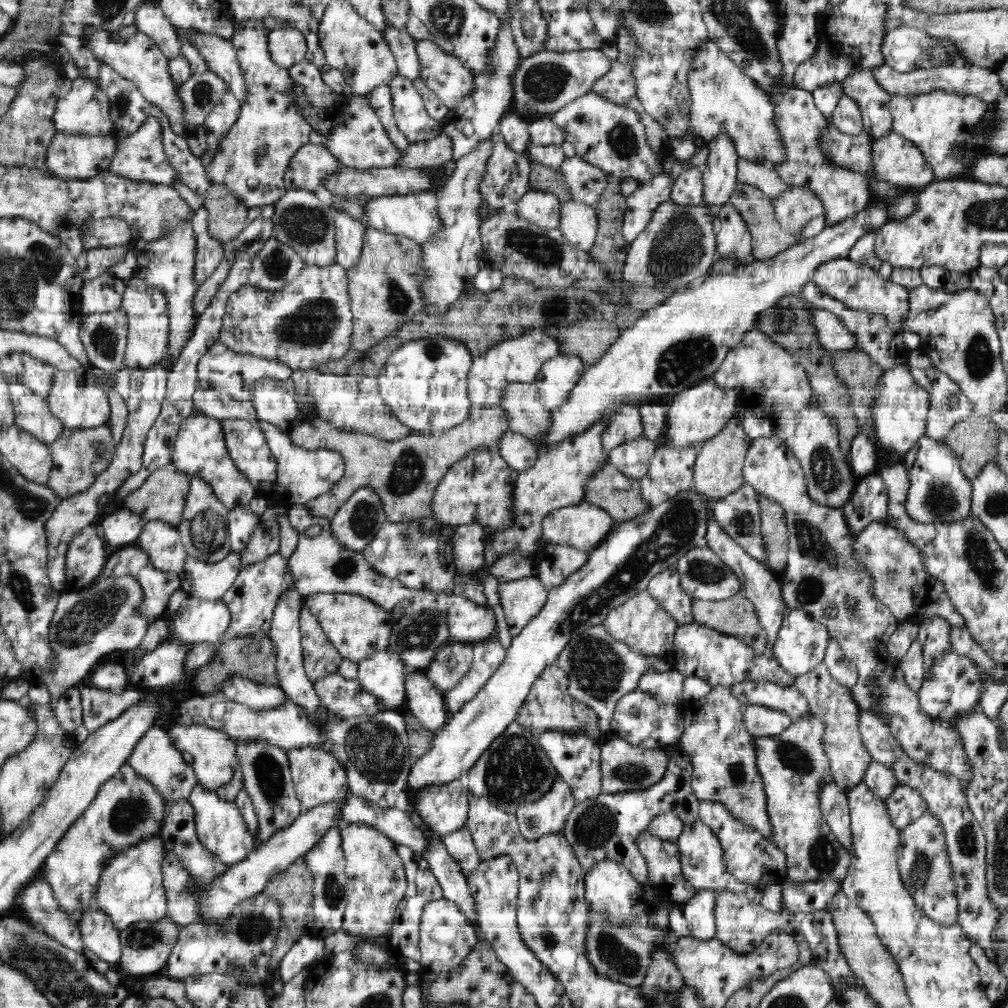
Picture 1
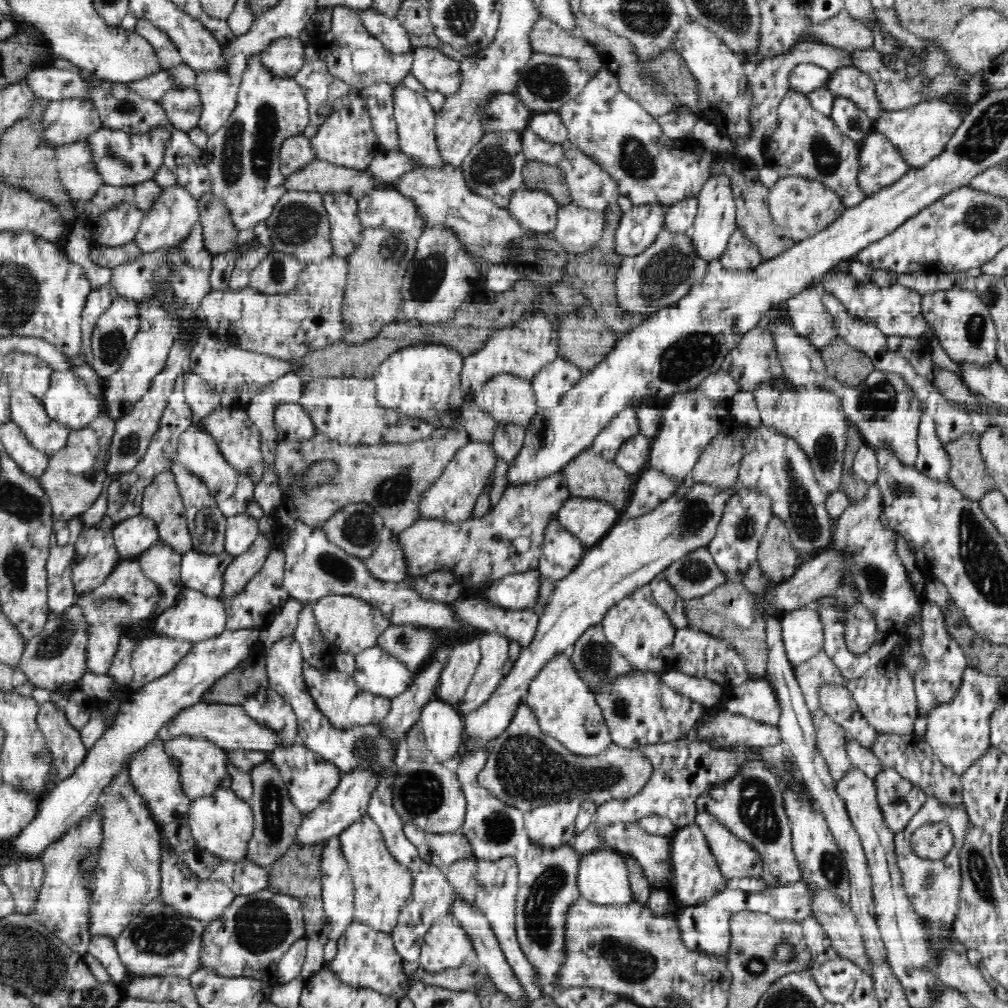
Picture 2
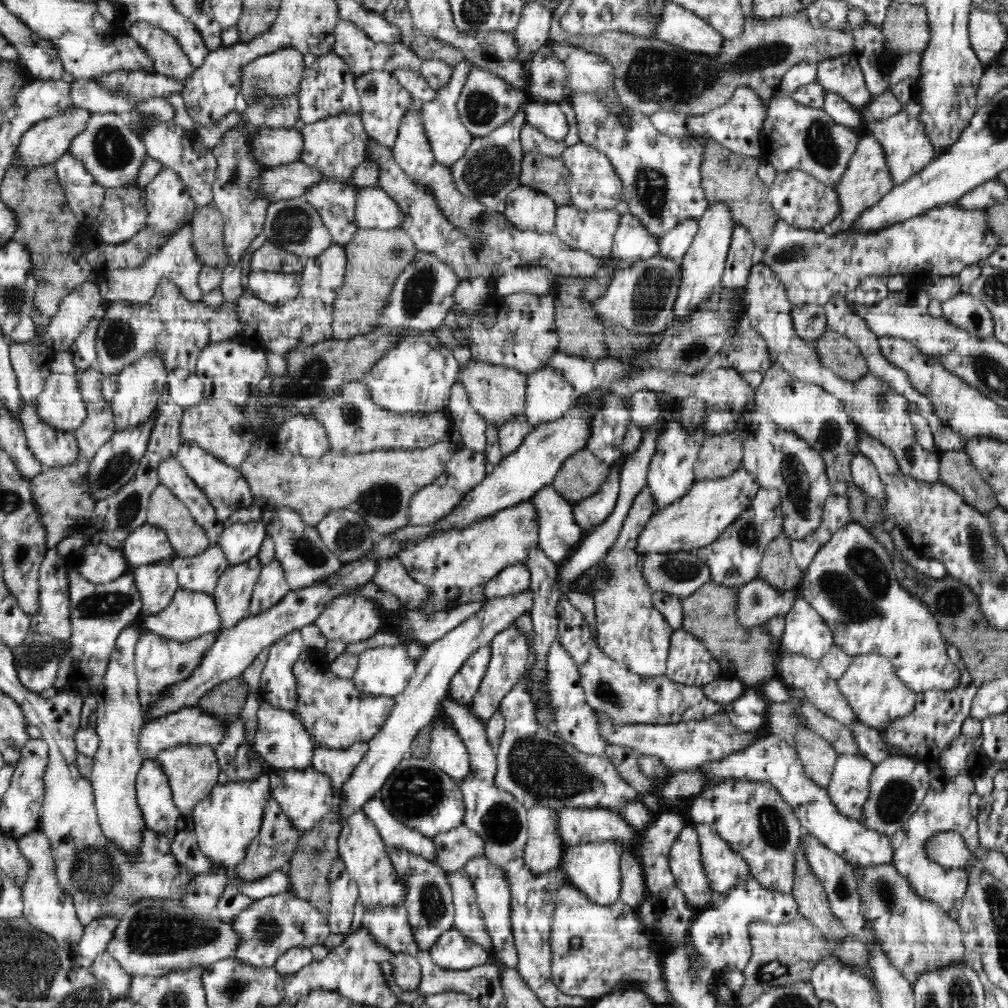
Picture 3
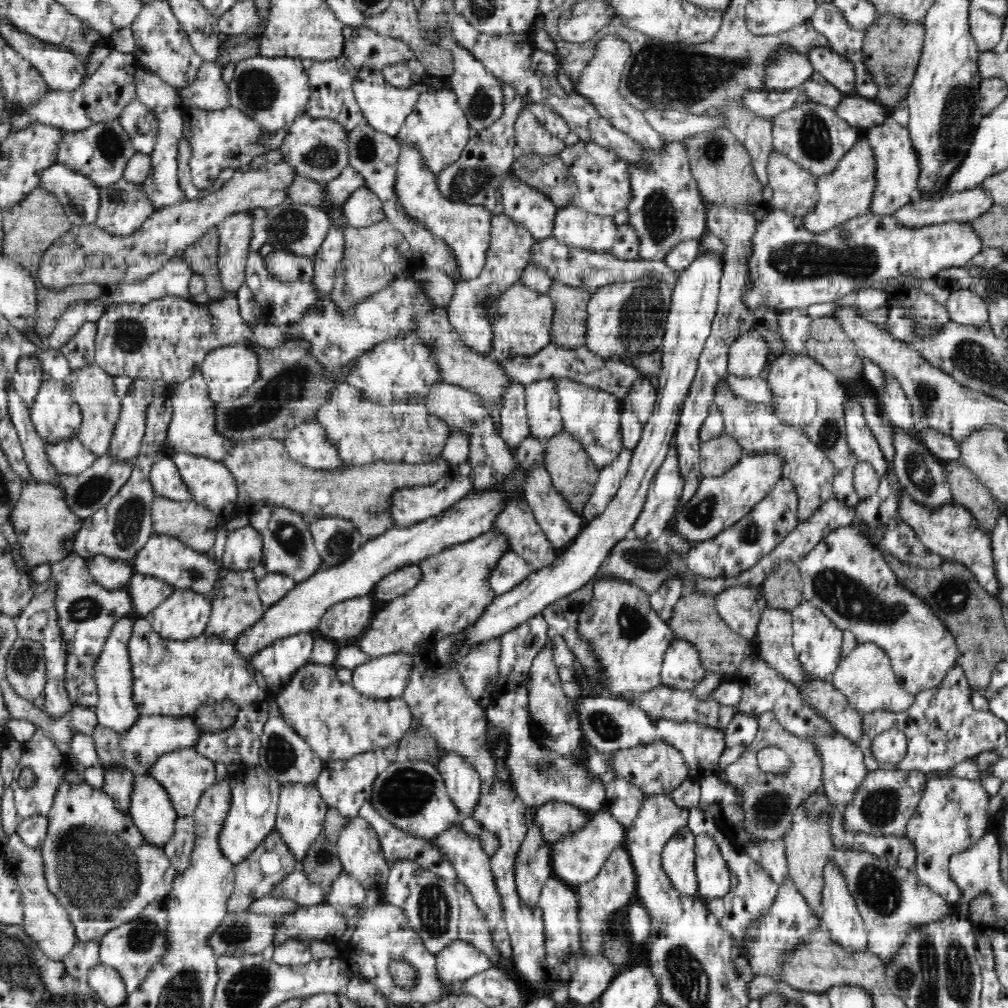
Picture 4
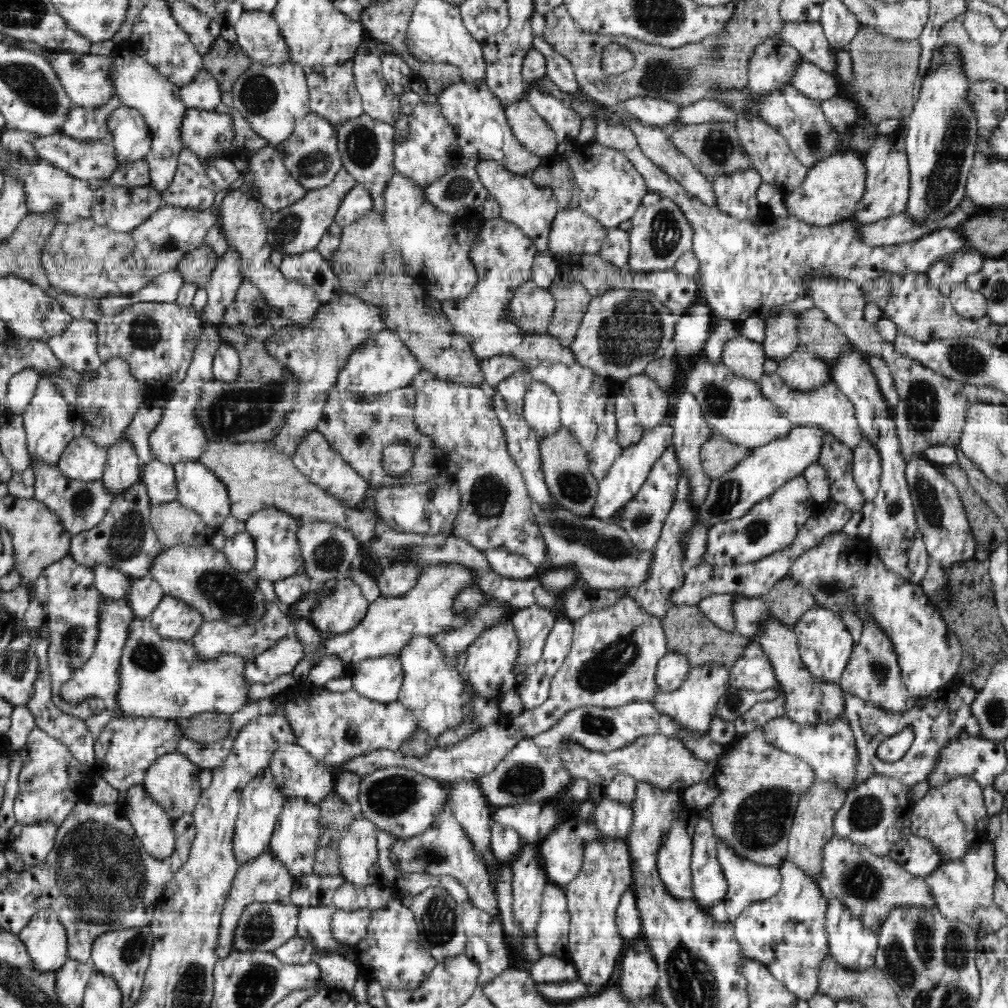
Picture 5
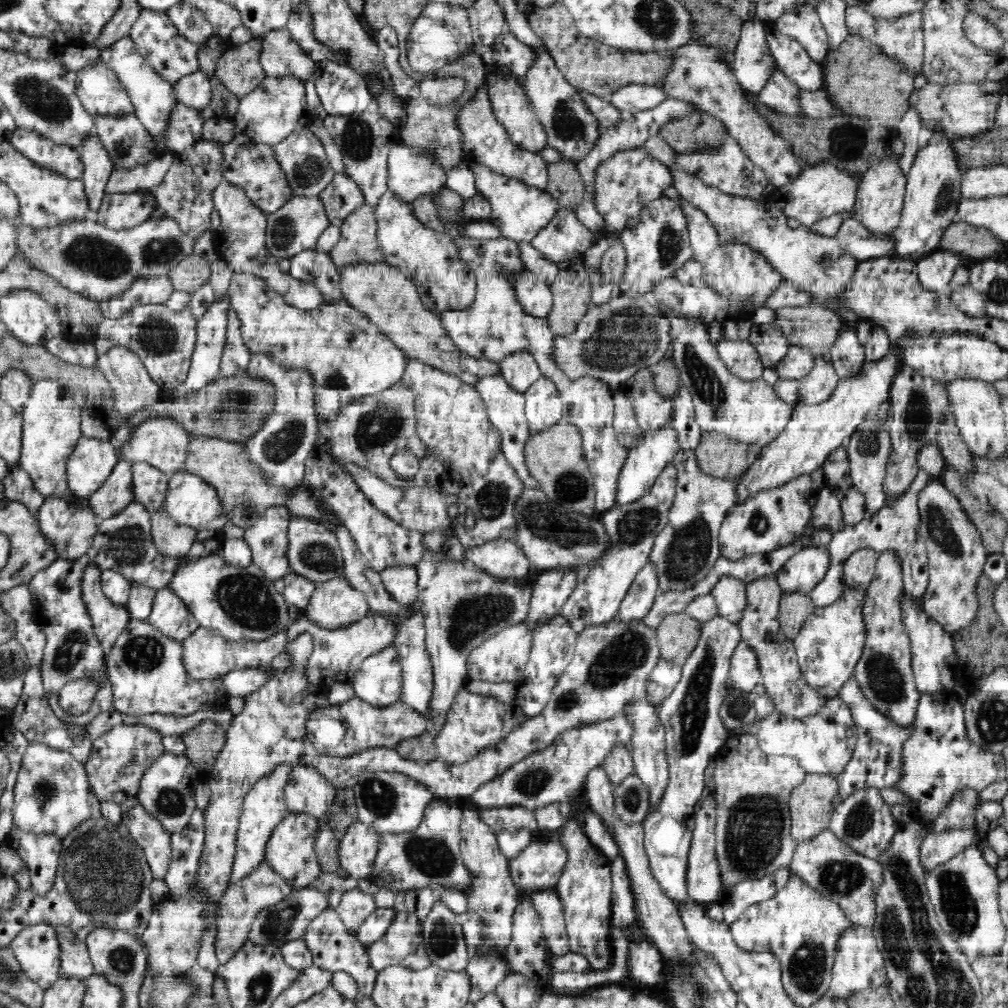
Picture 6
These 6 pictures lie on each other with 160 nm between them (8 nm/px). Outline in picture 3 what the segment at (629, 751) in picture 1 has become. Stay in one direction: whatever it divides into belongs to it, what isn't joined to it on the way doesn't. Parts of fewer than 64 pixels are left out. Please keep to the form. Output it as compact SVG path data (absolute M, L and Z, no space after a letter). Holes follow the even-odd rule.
M520 678L508 694L503 696L499 704L499 710L504 717L504 732L497 750L497 771L494 784L498 788L509 792L524 808L550 807L562 808L586 808L586 809L610 809L614 811L627 801L634 800L641 795L632 785L622 780L620 773L616 771L616 765L612 765L606 755L589 755L580 752L571 744L562 740L552 728L542 727L538 723L538 717L534 714L534 701L526 690L525 678Z

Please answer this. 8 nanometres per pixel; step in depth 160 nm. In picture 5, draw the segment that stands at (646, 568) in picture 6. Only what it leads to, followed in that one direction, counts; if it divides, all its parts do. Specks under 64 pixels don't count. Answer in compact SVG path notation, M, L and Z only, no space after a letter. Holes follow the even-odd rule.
M680 472L674 506L663 524L661 538L658 539L655 548L652 550L650 574L648 574L646 580L638 588L634 588L631 591L632 597L636 599L636 603L644 611L659 619L666 616L666 612L670 610L670 604L672 604L670 594L676 592L682 586L685 579L685 572L682 570L682 556L684 556L684 553L682 553L682 543L680 543L680 540L682 540L682 534L694 525L695 513L695 510L691 508L691 496L688 496L688 493L691 492L691 487L688 484L690 484L690 481L686 479L686 475Z

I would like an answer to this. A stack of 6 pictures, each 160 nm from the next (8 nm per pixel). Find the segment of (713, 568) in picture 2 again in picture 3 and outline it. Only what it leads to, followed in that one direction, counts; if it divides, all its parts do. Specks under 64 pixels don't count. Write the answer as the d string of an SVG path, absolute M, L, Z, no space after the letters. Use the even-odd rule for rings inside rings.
M680 551L673 554L647 553L646 556L639 558L639 570L642 571L642 576L652 592L662 591L677 596L681 600L694 594L700 586L711 581L710 571L699 562L694 551Z

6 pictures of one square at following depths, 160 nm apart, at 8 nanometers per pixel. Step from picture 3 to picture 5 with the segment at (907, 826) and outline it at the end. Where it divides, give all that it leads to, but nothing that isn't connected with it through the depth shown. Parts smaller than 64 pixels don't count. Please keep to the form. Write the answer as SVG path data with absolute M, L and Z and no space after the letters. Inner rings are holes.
M958 777L946 784L941 784L940 787L932 788L922 799L915 802L913 811L908 817L912 833L932 841L934 847L943 856L943 864L965 856L971 849L979 848L988 841L989 816L986 813L982 789L974 779Z

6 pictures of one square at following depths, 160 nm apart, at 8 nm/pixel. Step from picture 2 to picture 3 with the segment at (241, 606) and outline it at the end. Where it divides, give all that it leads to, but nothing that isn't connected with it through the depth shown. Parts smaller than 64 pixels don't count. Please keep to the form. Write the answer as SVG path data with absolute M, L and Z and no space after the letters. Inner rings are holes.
M273 559L270 563L262 565L261 573L253 588L248 616L256 616L272 608L290 591L291 588L278 560Z

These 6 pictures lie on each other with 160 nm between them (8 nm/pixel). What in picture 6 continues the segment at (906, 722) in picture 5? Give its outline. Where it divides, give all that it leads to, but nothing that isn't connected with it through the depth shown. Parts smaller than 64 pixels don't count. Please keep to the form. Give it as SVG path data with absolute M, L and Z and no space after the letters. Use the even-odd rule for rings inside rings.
M853 676L842 685L838 695L846 701L846 704L849 704L857 728L857 739L850 762L835 777L838 783L838 796L832 800L834 808L857 790L870 787L890 788L890 786L894 787L894 784L898 784L899 777L902 776L902 744L914 730L913 725L899 728L886 718L886 715L882 715L865 697Z

